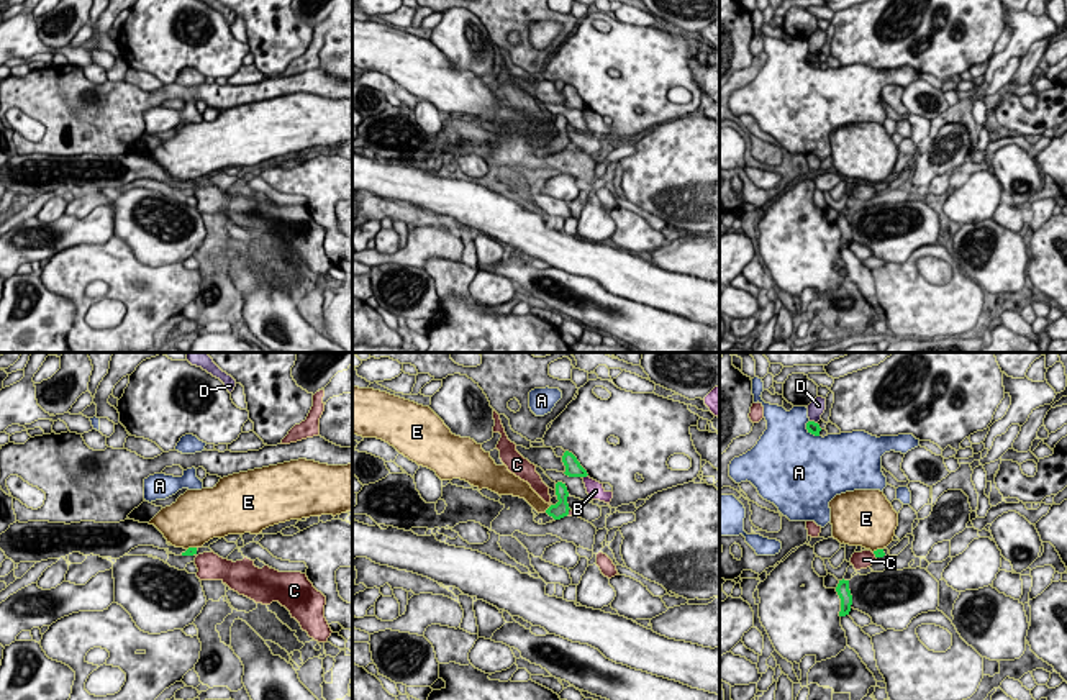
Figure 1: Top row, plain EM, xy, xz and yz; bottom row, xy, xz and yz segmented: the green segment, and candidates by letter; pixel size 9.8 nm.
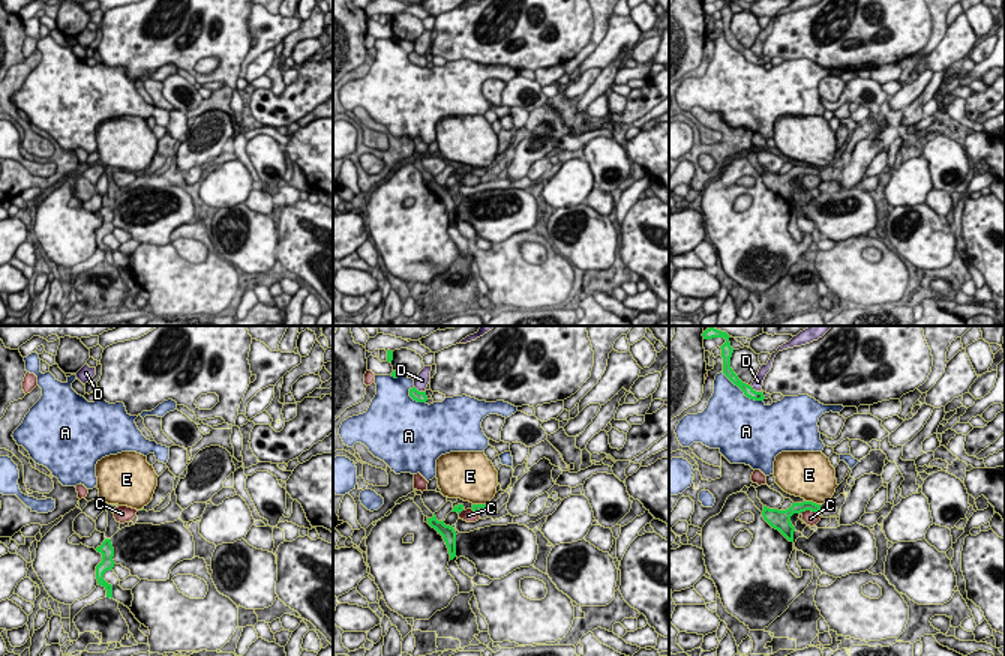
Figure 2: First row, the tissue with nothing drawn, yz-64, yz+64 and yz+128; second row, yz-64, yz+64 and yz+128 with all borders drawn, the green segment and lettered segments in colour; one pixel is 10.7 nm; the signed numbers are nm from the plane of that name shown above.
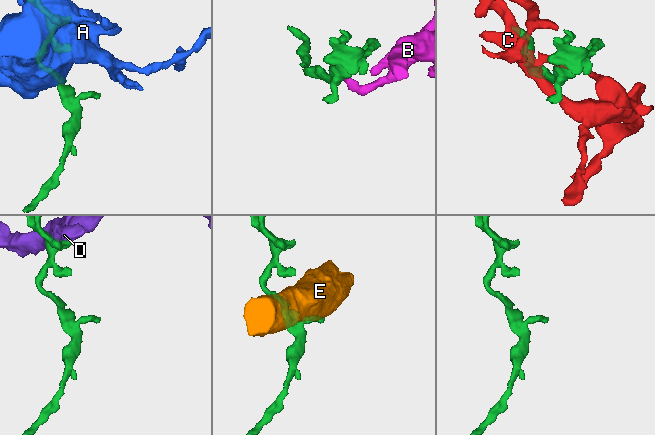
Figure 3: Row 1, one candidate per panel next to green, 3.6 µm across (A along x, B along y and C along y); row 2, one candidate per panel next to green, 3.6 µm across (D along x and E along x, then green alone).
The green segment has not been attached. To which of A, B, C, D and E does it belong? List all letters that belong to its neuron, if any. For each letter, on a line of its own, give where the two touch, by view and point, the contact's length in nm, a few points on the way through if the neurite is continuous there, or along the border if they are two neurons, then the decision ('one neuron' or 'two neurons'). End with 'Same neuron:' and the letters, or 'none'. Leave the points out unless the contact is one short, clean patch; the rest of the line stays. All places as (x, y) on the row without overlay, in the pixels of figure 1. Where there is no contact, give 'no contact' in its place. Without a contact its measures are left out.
A: meets green in yz at (808, 63); contact 200 nm long; two neurons
B: meets green in xz at (584, 109); contact 70 nm long; border along xz (587, 107), (582, 110); two neurons
C: meets green in xz at (567, 145); contact 70 nm long; two neurons
D: meets green in yz at (813, 54); contact 90 nm long; two neurons
E: meets green in xz at (549, 140); contact 100 nm long; border along xz (551, 138), (544, 143); two neurons
Same neuron: none

